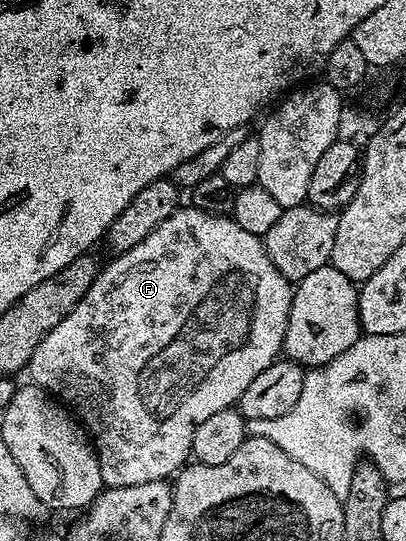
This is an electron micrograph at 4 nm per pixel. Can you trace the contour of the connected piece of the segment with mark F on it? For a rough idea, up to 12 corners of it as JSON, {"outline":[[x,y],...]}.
{"outline":[[177,208],[26,369],[104,488],[168,480],[281,355],[293,285]]}

